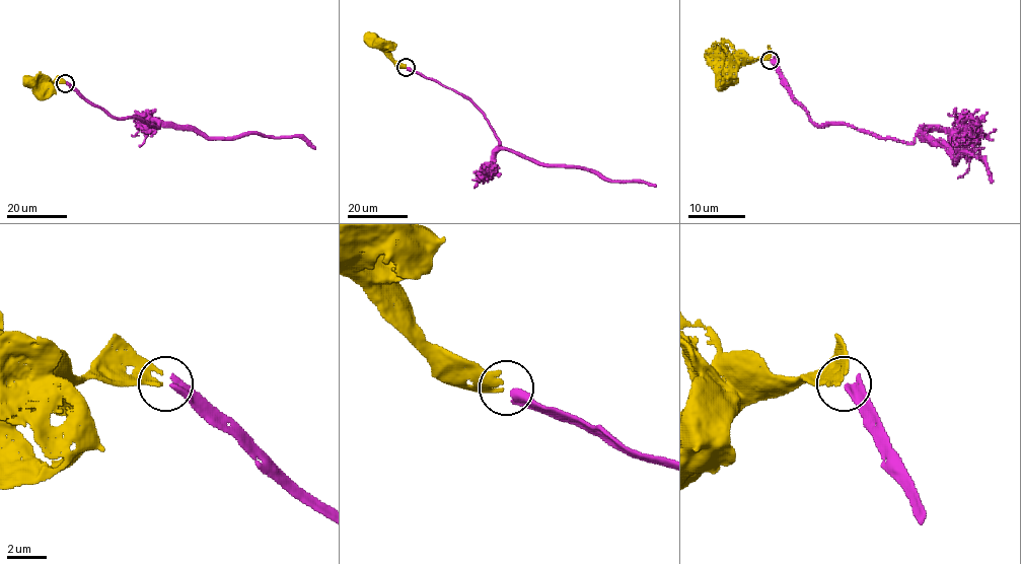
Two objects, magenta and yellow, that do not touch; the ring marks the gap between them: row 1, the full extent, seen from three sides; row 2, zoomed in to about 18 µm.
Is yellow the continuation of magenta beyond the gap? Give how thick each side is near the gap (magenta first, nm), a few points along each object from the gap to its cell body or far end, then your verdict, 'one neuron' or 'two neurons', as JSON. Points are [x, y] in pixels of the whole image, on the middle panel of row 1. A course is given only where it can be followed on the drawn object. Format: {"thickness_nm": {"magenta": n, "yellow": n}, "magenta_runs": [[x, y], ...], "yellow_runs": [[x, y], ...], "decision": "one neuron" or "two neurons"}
{"thickness_nm": {"magenta": 360, "yellow": 280}, "magenta_runs": [[407, 68], [461, 93], [484, 115], [501, 147], [541, 163], [578, 166], [611, 181], [642, 181], [656, 186]], "yellow_runs": [[406, 67], [395, 62], [385, 47], [373, 44], [370, 41]], "decision": "one neuron"}

